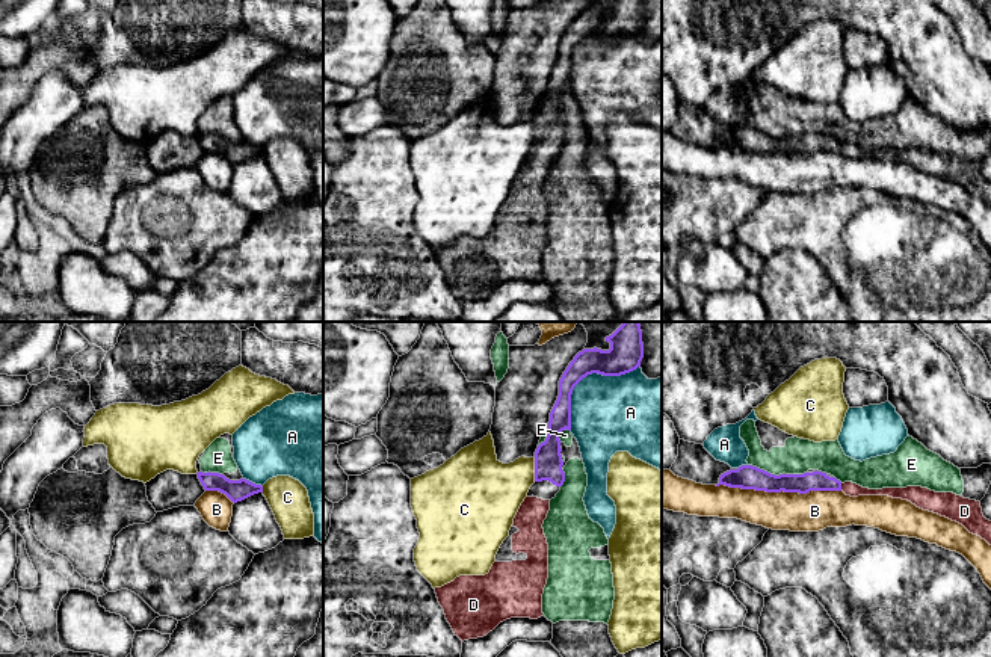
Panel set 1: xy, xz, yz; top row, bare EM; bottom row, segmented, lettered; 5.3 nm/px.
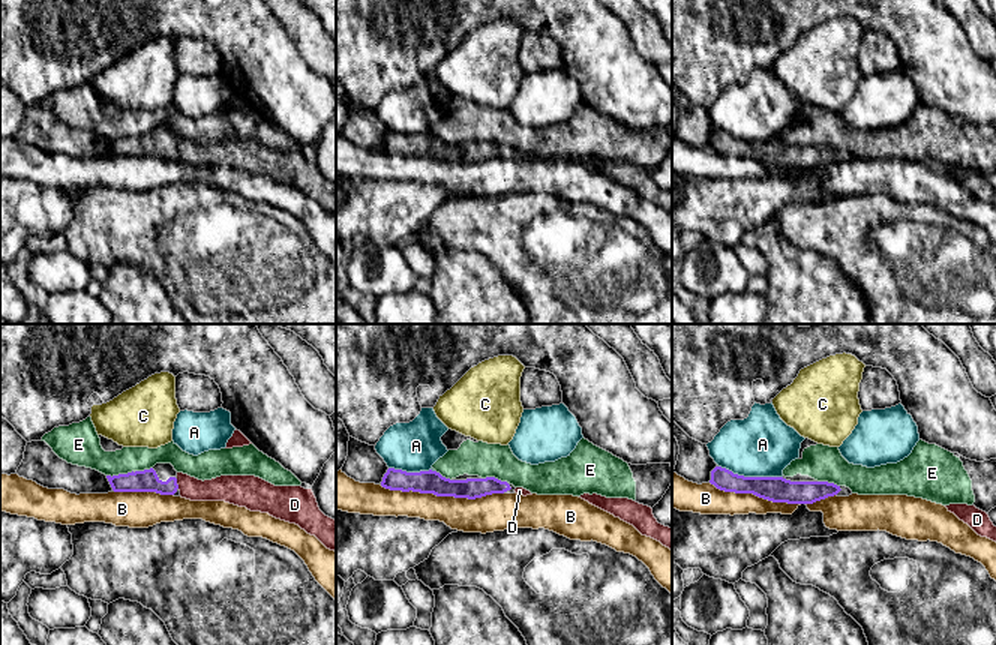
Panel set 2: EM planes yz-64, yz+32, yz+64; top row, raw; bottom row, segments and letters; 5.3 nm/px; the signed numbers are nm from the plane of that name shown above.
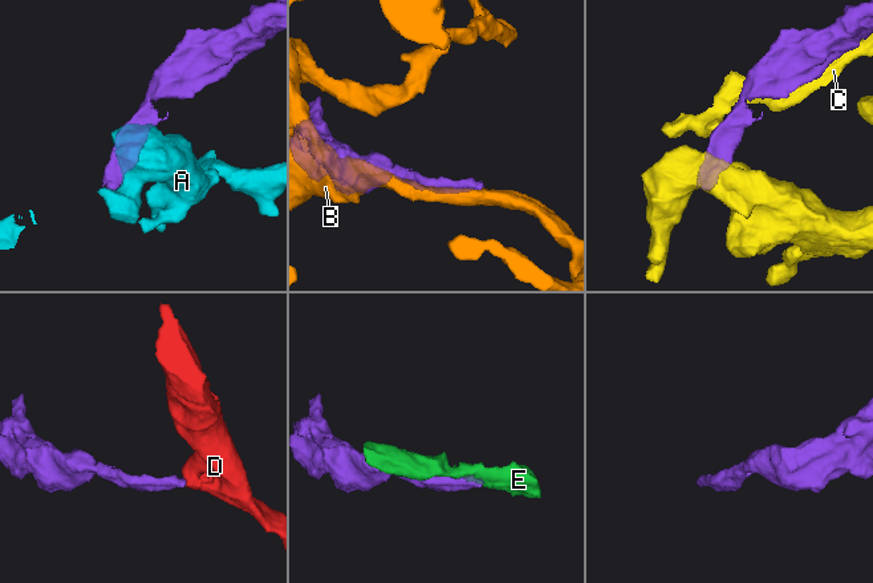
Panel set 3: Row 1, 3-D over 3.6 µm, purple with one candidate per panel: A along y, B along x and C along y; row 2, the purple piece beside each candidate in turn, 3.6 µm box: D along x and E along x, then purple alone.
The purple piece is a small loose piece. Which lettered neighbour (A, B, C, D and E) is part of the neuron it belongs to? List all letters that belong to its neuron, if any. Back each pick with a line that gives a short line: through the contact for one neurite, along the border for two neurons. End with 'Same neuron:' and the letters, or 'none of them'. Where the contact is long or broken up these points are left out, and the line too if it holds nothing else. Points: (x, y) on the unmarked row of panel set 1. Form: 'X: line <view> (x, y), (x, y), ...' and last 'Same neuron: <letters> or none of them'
D: line yz (816, 142), (840, 148), (849, 150)
Same neuron: D

